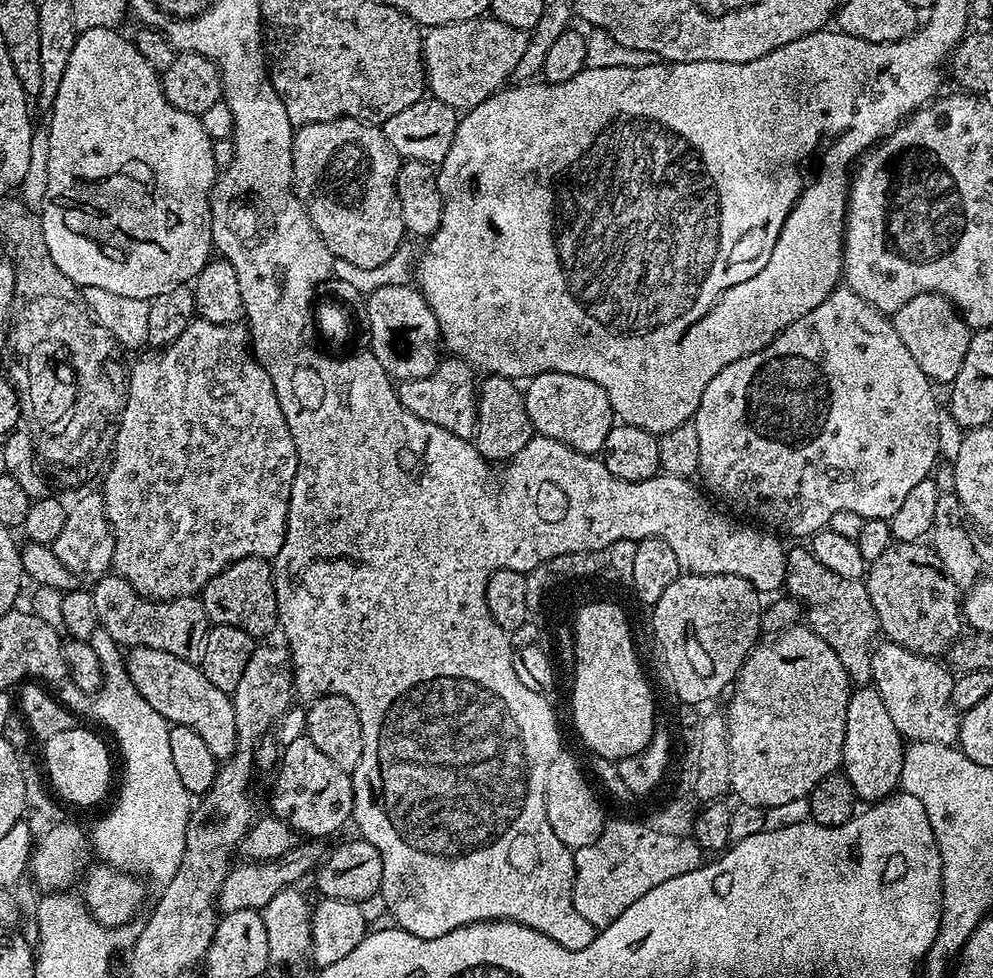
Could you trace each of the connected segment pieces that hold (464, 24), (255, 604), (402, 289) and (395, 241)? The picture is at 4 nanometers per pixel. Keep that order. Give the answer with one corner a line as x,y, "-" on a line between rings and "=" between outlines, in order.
491,18
459,20
428,28
424,38
424,78
431,99
467,110
486,102
512,80
514,66
526,54
530,36
523,28
506,26
=
251,556
236,560
224,568
204,587
202,593
204,609
212,624
238,626
246,630
253,638
264,638
267,632
276,632
276,595
274,594
274,574
272,565
267,560
=
411,283
382,286
381,289
368,294
366,302
368,340
372,343
370,355
378,358
378,362
387,370
393,381
426,378
426,374
434,374
442,359
440,327
419,288
=
337,118
330,122
301,124
295,129
292,138
292,186
333,257
357,266
376,267
386,262
405,243
402,202
398,202
396,189
396,175
401,163
399,154
394,146
390,146
383,131
363,120

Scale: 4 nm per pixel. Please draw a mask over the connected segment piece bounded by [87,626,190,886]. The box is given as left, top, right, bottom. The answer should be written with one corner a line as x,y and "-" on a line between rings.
99,626
87,642
98,656
103,676
92,712
116,735
120,752
125,756
120,797
108,816
102,817
96,829
90,832
90,844
103,863
122,872
143,874
157,886
163,886
178,874
178,866
182,866
190,815
190,793
182,786
170,758
170,725
142,694
138,694
138,686
130,682
122,645
114,642

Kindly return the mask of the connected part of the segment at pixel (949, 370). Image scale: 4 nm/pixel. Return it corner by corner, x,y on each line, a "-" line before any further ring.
920,292
894,313
891,322
898,330
898,338
902,338
906,350
910,350
914,362
918,362
922,374
926,374
929,380
948,386
954,378
958,378
973,329
969,328
946,297
936,292

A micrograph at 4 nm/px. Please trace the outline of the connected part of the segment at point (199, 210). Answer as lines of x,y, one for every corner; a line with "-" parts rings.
85,28
76,37
74,50
71,51
70,55
70,62
67,63
66,72
62,77
57,97
54,98
53,106
50,111
52,121
47,121
46,124
48,130
48,177
46,178
44,203
39,205
38,211
40,213
40,221
42,222
42,234
46,238
46,250
50,250
50,258
54,258
54,266
58,266
58,270
62,270
62,274
66,274
66,278
73,280
81,289
86,289
90,286
98,286
101,290
110,290
110,294
122,294
122,298
149,300
154,294
162,294
162,290
166,290
170,286
174,286
175,284
188,284
195,280
196,275
206,267
210,257
213,255
212,185
216,182
218,171
214,162
214,152
212,150
213,141
206,134
206,130
202,130
200,117
194,114
186,114
186,110
178,110
174,106
170,106
170,102
166,102
164,91
160,85
160,73
154,70
154,66
150,66
150,62
146,62
146,58
142,58
142,54
138,54
135,43
133,43
129,37
127,40
122,33
123,31
114,28

